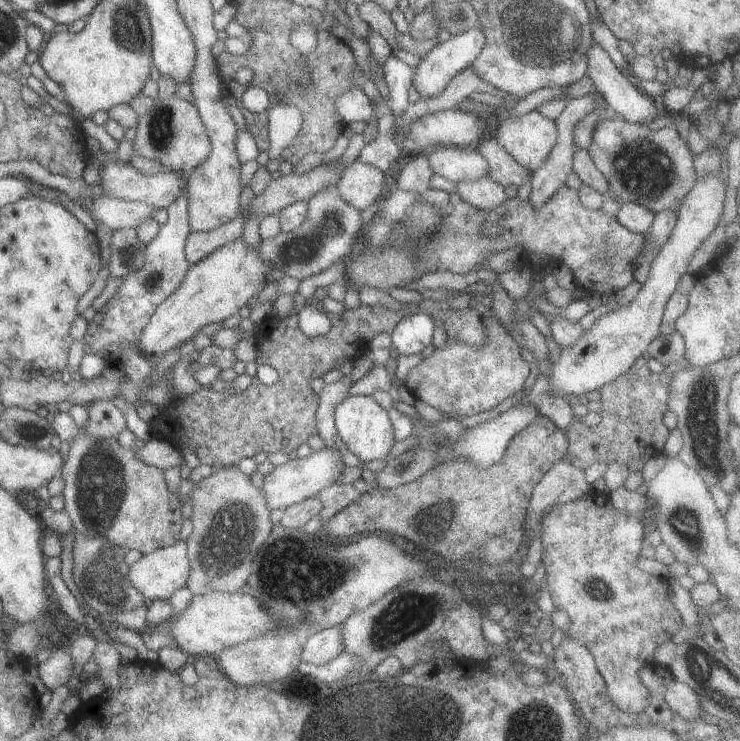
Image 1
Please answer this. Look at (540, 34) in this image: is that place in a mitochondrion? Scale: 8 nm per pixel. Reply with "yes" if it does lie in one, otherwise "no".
yes

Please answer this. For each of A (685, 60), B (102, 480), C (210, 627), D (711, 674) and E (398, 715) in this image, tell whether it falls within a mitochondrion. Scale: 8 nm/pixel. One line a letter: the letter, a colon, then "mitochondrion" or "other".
A: other
B: mitochondrion
C: other
D: mitochondrion
E: mitochondrion

